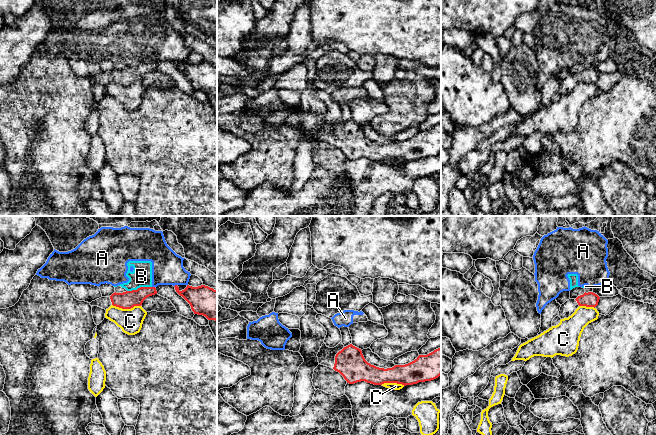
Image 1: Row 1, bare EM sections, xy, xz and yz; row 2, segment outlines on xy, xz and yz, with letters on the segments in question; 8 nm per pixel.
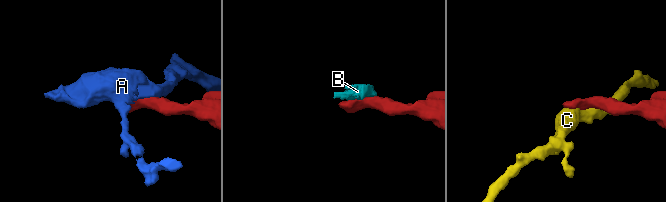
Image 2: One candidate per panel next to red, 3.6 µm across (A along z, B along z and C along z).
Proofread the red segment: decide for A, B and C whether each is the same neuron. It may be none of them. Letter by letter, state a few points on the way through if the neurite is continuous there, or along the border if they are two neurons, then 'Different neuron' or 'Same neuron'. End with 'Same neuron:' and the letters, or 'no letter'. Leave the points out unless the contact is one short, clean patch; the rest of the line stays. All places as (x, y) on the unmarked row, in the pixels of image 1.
A: Different neuron
B: Boundary: xy (151, 62), (140, 62), (127, 67). Different neuron
C: Different neuron
Same neuron: no letter

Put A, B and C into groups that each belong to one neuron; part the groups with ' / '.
A B / C

